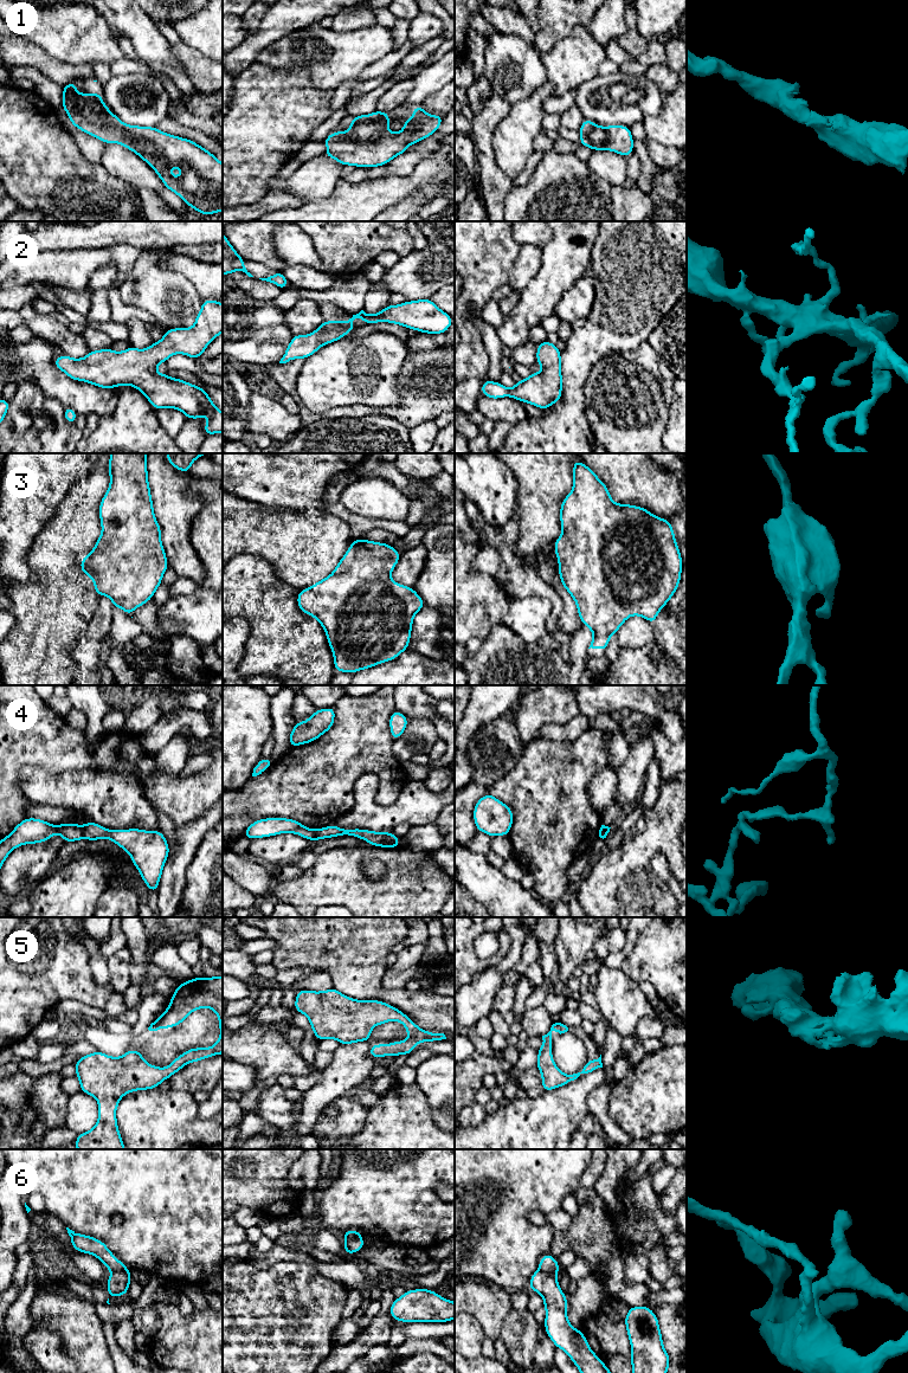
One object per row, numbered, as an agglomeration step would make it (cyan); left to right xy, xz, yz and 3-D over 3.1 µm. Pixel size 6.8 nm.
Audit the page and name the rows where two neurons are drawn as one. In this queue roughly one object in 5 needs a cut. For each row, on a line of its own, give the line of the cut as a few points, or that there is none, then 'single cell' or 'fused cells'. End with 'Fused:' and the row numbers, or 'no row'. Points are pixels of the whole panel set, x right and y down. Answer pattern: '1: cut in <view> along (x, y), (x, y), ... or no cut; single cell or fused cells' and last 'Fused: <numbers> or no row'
1: no cut; single cell
2: no cut; single cell
3: no cut; single cell
4: cut in xy along (81, 826), (83, 837); fused cells
5: no cut; single cell
6: cut in xy along (129, 1271), (113, 1272); fused cells
Fused: 4, 6

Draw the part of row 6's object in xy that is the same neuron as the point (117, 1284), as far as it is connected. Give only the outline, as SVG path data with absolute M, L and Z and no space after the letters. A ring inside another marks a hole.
M114 1271L107 1282L109 1297L120 1297L128 1294L131 1275L128 1271Z

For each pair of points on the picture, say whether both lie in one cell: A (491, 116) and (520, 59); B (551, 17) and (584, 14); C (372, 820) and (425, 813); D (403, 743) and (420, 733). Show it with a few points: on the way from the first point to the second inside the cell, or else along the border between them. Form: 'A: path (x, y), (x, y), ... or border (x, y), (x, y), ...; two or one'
A: border (493, 92), (510, 104); two
B: path (559, 14), (575, 14); one
C: path (385, 818), (397, 813), (412, 813); one
D: path (407, 743), (416, 737); one

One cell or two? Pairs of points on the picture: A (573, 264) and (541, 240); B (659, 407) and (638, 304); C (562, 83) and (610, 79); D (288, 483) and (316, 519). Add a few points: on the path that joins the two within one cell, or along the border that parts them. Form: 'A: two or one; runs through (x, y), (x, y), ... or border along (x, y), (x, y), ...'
A: two; border along (553, 233), (552, 238), (541, 247)
B: two; border along (645, 341), (635, 349), (619, 352)
C: two; border along (597, 73), (574, 89)
D: two; border along (316, 507), (304, 511), (282, 508)

